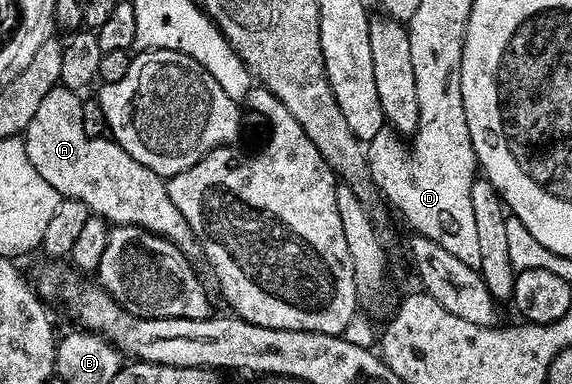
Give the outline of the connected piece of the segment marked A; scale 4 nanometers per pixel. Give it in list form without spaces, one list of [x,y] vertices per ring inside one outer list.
[[[62,85],[45,93],[37,113],[33,113],[33,121],[29,121],[27,130],[21,136],[33,169],[37,169],[37,173],[41,173],[41,177],[45,177],[45,181],[49,181],[49,185],[53,185],[53,189],[57,189],[62,198],[76,199],[85,204],[92,216],[106,219],[111,225],[132,223],[135,227],[143,227],[155,235],[164,235],[169,242],[177,244],[185,252],[190,252],[197,243],[195,234],[189,229],[185,217],[177,213],[177,205],[173,205],[169,197],[164,176],[133,161],[133,157],[129,157],[129,153],[125,153],[125,149],[121,149],[121,145],[112,138],[90,139],[85,128],[81,126],[83,102],[74,90]]]

